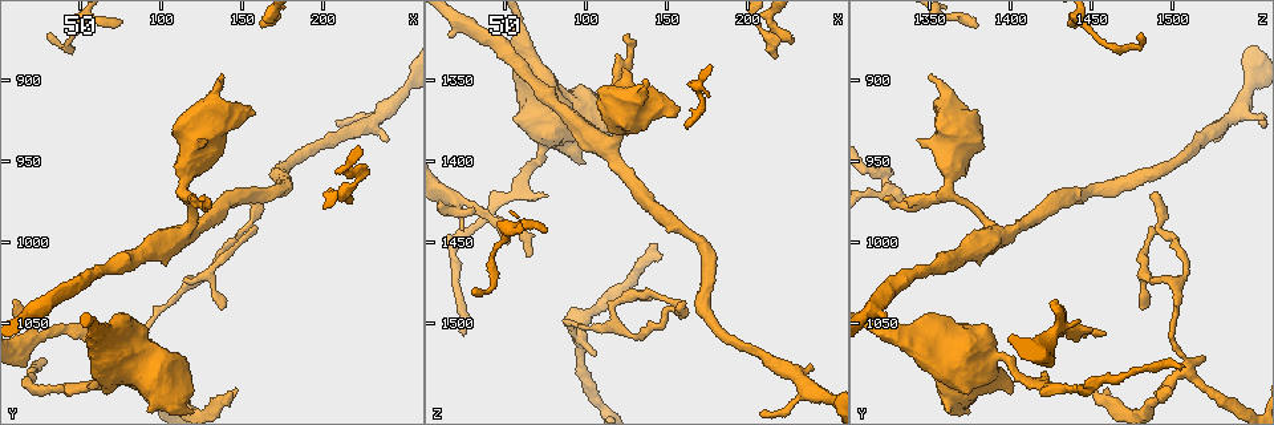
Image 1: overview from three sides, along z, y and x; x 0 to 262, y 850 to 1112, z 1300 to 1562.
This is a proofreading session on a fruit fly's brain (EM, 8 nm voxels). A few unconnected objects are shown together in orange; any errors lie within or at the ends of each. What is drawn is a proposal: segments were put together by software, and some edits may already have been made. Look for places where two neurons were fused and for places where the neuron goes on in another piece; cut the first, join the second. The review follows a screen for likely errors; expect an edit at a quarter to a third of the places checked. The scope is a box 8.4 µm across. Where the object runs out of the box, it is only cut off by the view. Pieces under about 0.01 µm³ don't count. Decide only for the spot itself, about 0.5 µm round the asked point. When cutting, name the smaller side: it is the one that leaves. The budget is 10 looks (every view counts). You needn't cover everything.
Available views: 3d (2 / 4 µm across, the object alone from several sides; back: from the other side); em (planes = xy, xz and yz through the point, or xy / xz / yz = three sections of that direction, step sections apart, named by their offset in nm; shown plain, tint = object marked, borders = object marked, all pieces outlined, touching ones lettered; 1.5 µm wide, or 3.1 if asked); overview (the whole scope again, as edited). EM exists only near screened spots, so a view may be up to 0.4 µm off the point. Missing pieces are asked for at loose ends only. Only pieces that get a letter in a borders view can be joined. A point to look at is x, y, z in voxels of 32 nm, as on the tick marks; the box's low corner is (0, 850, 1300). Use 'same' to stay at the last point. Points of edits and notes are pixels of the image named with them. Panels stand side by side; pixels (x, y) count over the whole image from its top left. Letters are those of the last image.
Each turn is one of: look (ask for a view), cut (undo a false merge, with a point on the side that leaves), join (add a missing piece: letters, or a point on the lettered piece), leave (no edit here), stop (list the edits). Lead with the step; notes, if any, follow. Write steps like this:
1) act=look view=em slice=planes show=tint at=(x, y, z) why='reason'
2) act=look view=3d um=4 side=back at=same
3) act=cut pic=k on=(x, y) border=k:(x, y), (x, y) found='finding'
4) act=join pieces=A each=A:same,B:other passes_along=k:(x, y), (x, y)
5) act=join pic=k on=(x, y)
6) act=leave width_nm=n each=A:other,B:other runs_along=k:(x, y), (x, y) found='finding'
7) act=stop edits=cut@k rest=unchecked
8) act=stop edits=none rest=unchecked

act=look view=em slice=planes show=borders at=(156, 918, 1372) why='an open end'

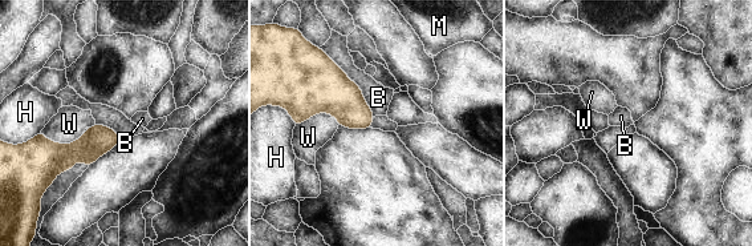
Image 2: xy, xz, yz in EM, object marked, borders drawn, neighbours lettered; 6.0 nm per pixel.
act=leave each=B:other,H:other,M:other,W:other found='no lettered piece goes on from it'

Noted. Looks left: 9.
act=look view=em slice=planes show=borders at=(116, 992, 1392) why='calibre changes'

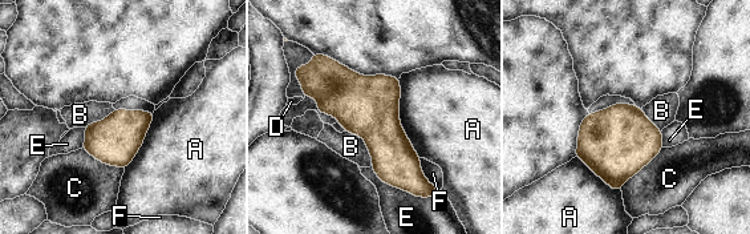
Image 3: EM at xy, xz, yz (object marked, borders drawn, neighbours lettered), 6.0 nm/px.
act=leave each=A:other,B:other,C:other,D:other,E:other,F:other border=3:(400, 77), (400, 124), (421, 157) found='one neuron here'

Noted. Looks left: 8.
act=look view=em slice=planes show=borders at=(124, 976, 1322) why='free end'

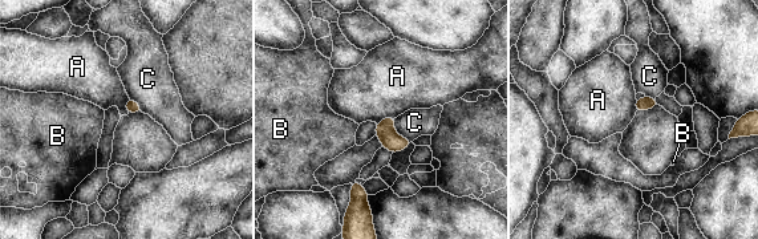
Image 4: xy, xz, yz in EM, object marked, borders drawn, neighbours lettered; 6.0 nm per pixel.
act=leave each=A:other,B:other,C:other border=4:(396, 117), (384, 117), (376, 124) found='none of them fits'

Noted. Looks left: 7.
act=look view=em slice=planes show=tint at=(90, 1056, 1500) why='abrupt turn'

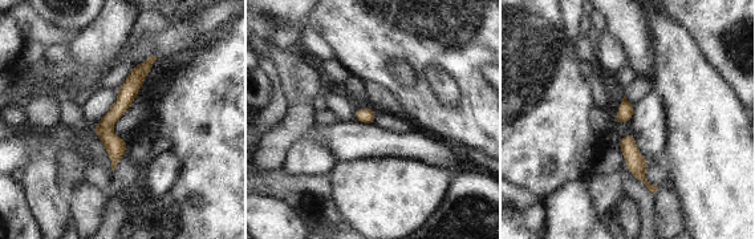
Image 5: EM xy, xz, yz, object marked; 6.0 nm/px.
act=look view=em slice=planes show=borders at=same

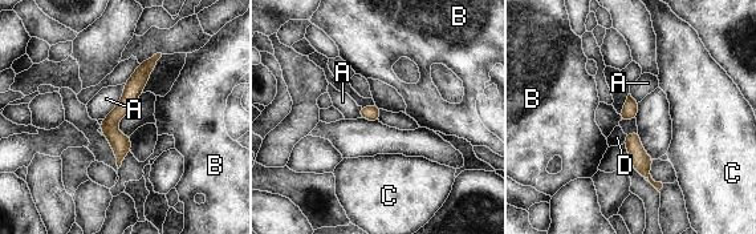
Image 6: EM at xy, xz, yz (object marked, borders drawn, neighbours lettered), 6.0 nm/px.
act=leave width_nm=100 each=A:other,B:other,C:other,D:other border=6:(125, 84), (121, 99), (102, 118) found='one neuron here'

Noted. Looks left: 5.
act=stop edits=none rest=unchecked

